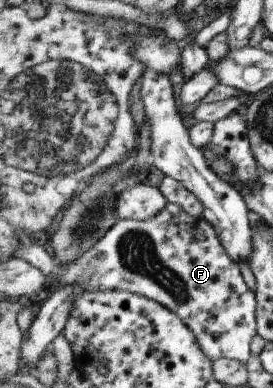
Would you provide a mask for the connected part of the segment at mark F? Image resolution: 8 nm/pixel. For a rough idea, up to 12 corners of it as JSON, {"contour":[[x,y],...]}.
{"contour":[[167,202],[51,280],[164,303],[212,361],[247,362],[257,295],[215,223]]}

